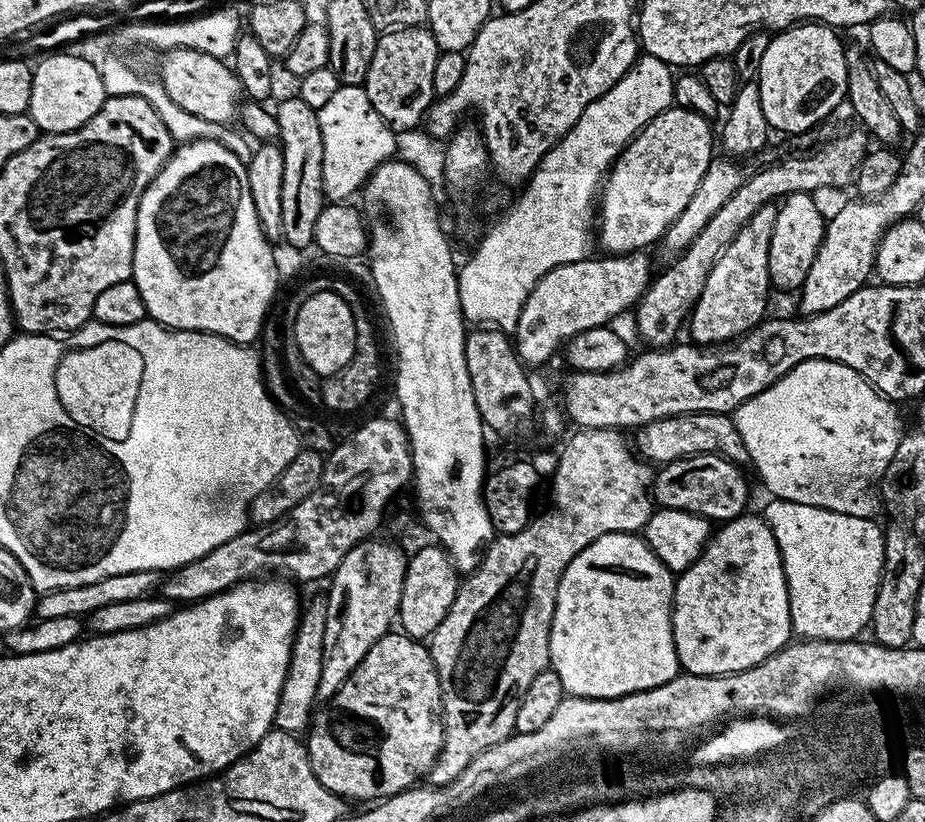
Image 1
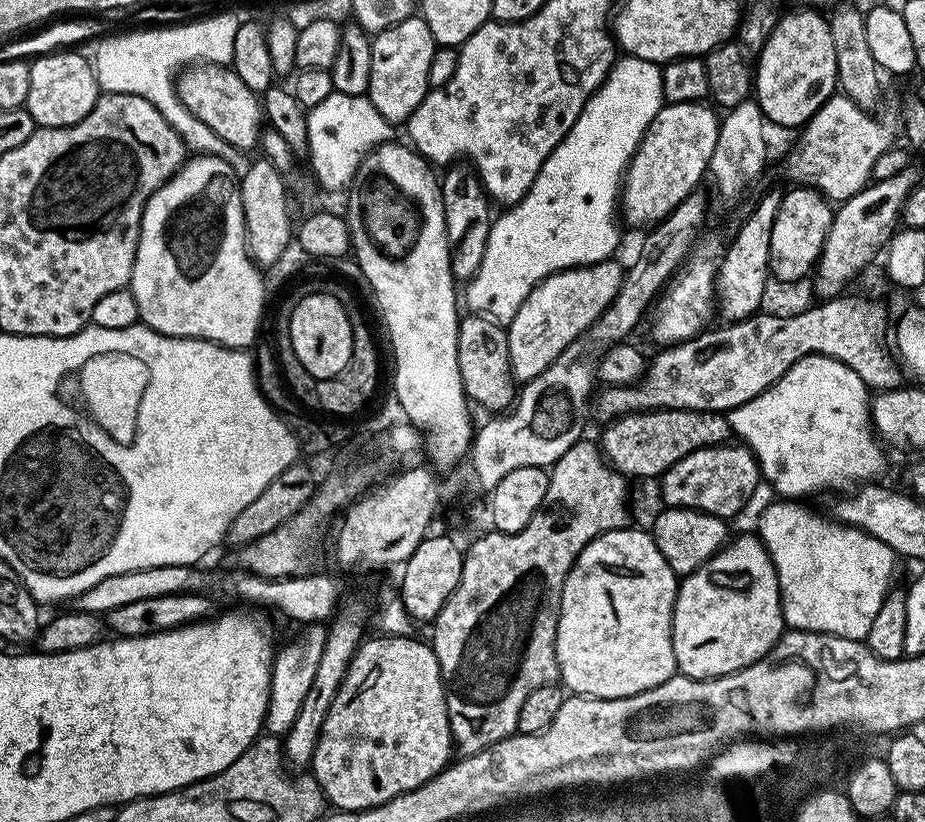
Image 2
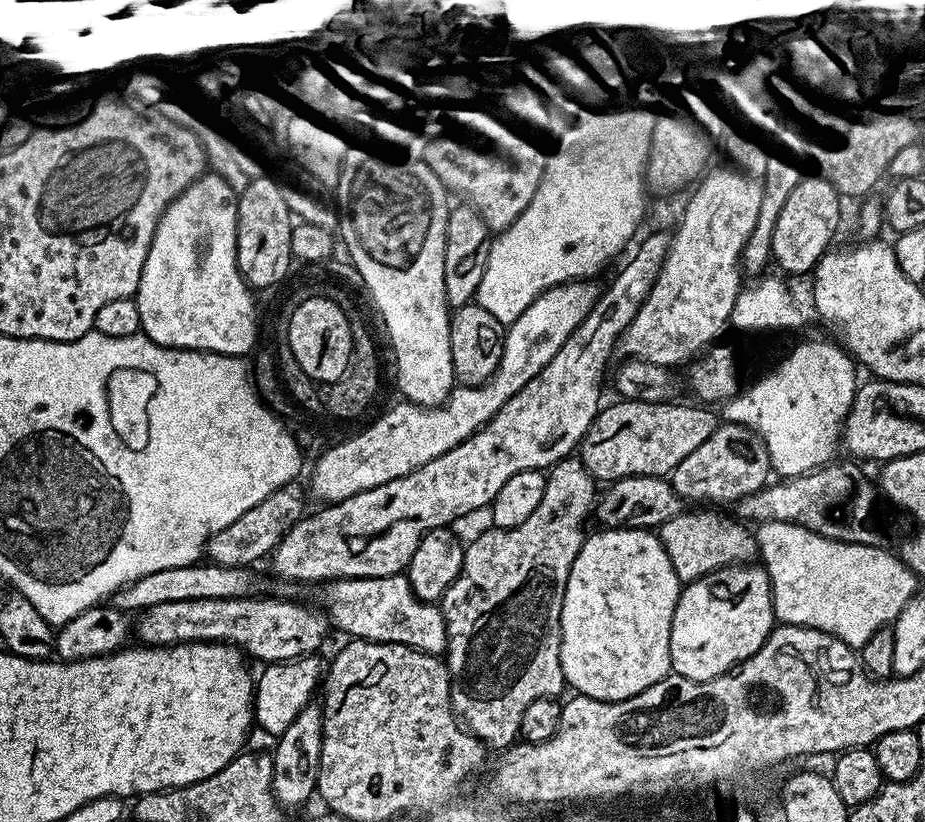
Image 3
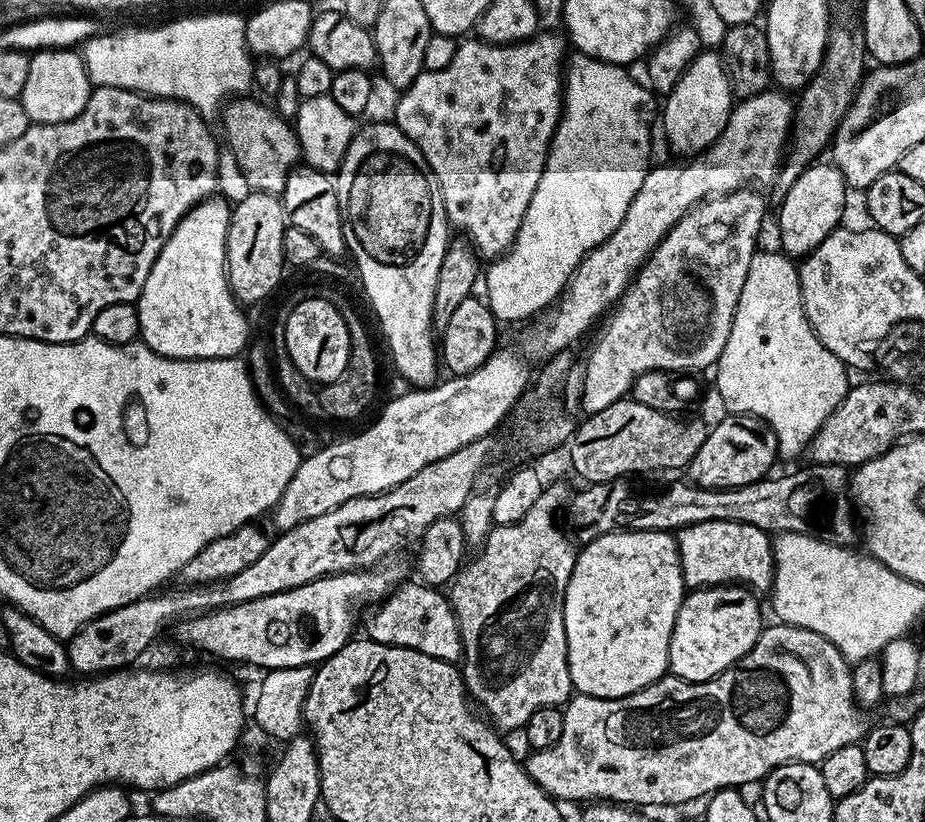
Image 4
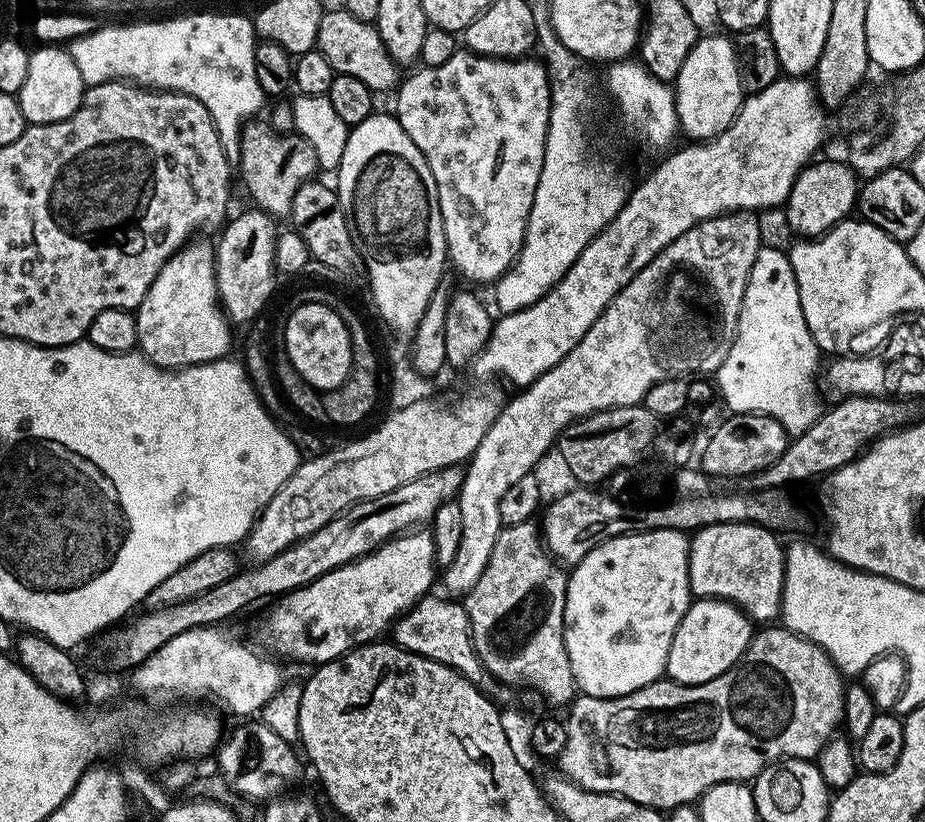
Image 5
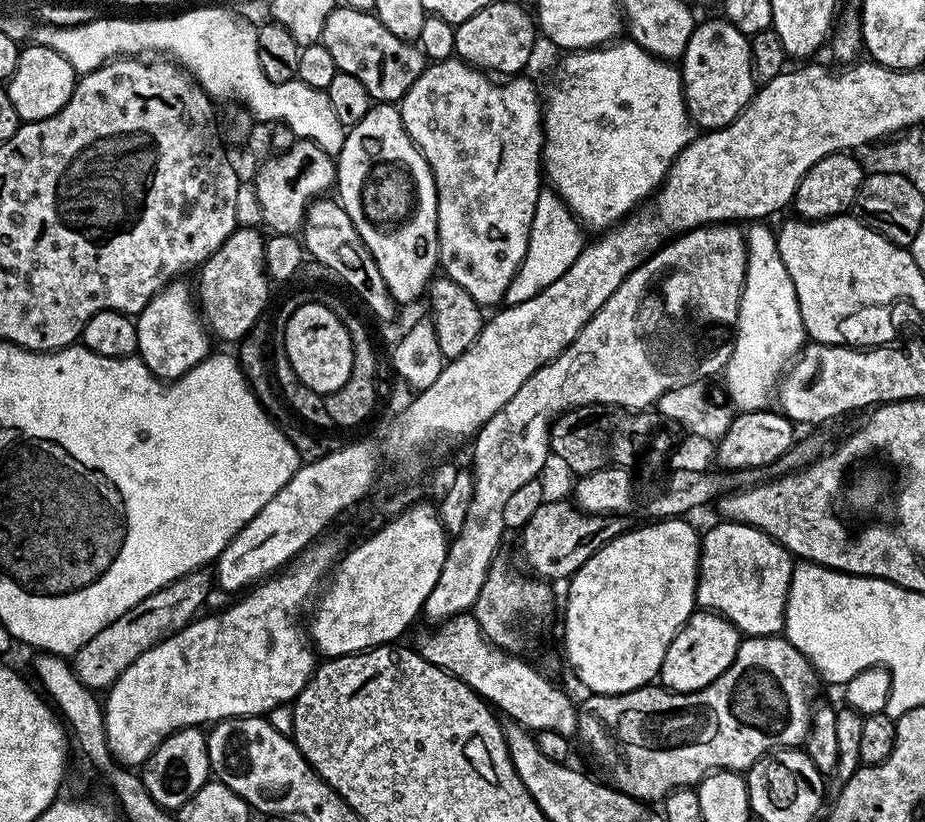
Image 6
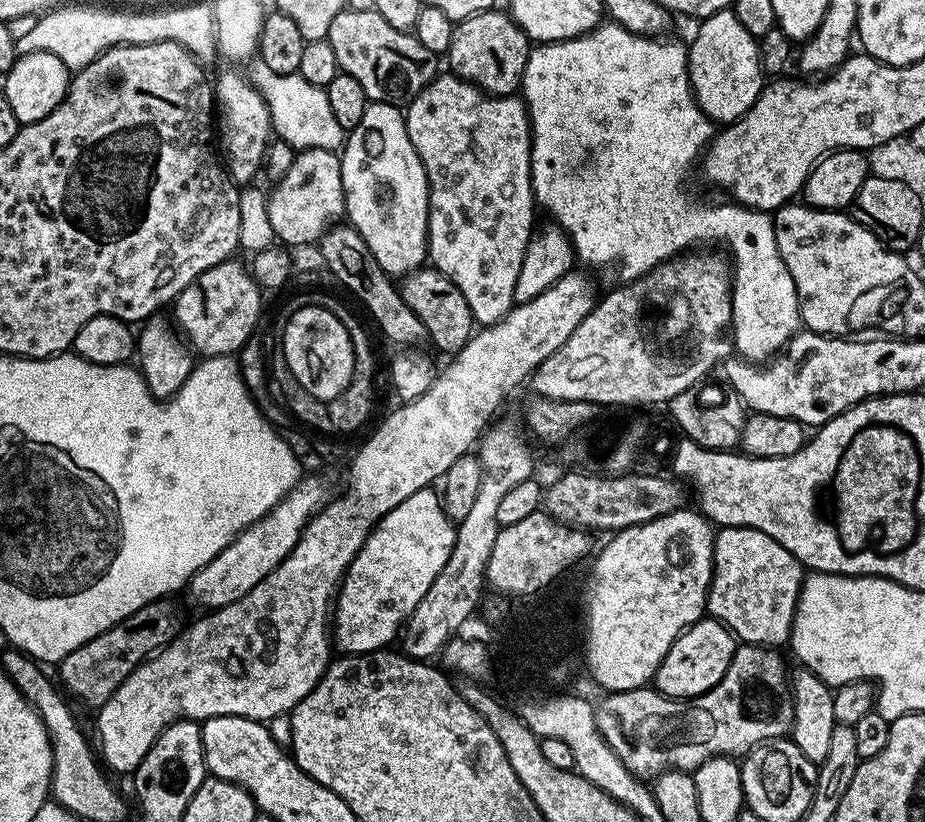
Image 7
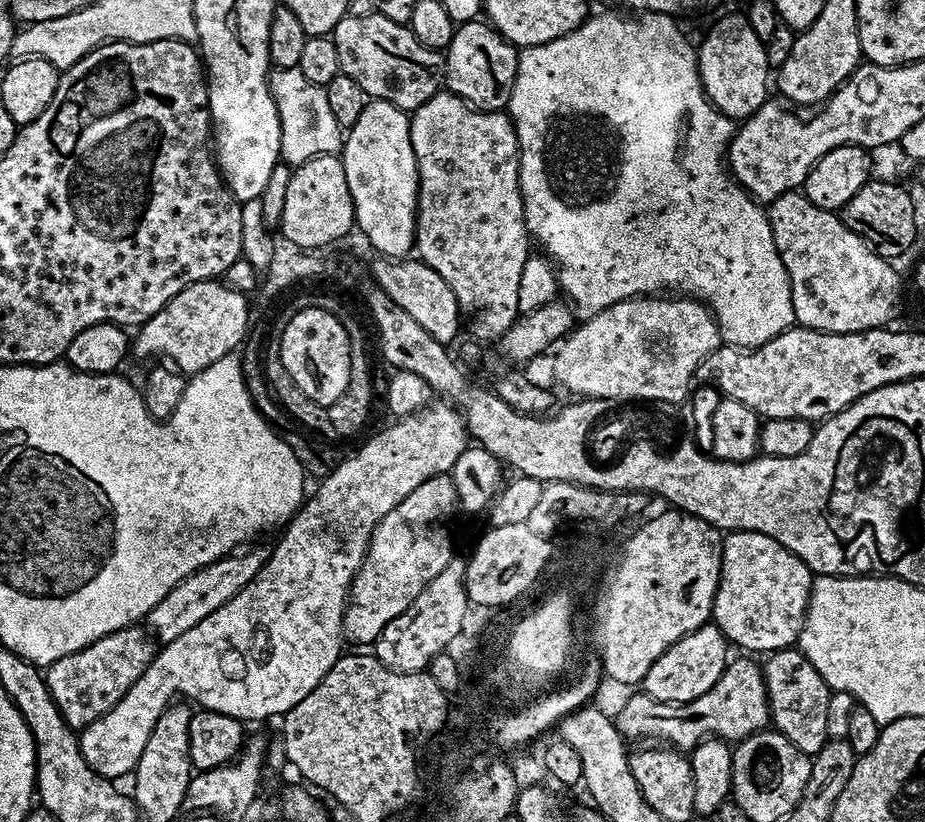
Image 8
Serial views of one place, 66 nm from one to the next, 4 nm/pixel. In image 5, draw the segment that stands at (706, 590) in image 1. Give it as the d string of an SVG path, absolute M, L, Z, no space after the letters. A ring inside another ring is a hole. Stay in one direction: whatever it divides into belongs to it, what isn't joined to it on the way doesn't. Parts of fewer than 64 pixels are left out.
M693 599L682 622L678 622L678 630L672 639L667 679L677 680L680 684L705 684L710 682L710 678L718 678L739 662L753 635L753 621L732 601Z

